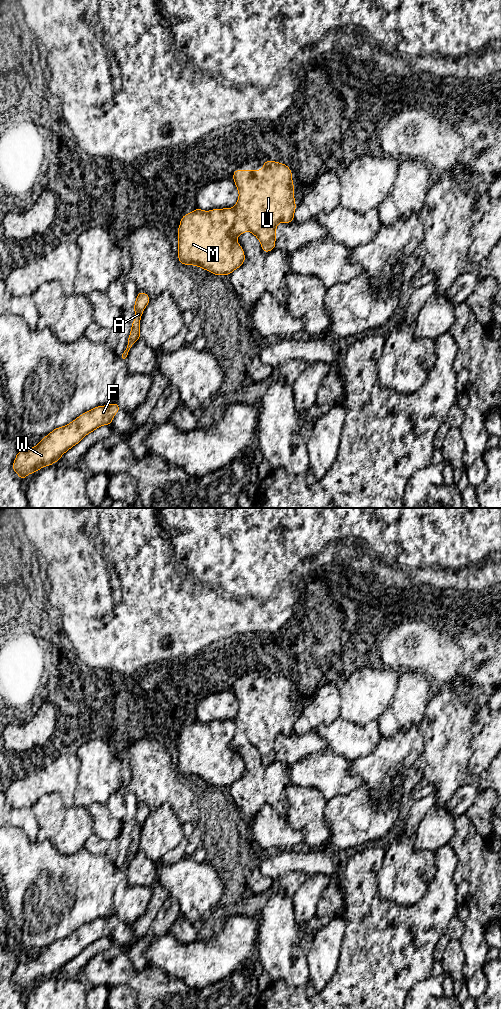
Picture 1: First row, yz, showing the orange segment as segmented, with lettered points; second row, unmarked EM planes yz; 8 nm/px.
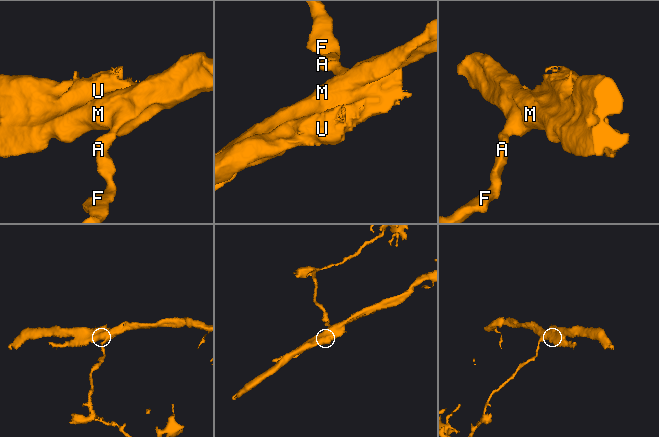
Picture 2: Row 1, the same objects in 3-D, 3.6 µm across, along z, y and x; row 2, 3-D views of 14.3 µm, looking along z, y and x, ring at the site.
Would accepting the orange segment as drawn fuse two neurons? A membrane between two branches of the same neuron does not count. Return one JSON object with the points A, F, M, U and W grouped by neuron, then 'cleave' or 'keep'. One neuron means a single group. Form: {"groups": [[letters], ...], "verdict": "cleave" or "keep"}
{"groups": [["A", "F", "M", "W"], ["U"]], "verdict": "cleave"}

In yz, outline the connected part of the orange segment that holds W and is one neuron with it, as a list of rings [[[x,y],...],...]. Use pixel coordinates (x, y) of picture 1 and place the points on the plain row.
[[[117,915],[97,918],[71,935],[55,940],[40,955],[26,963],[18,963],[13,974],[13,983],[21,993],[31,985],[57,974],[70,960],[78,956],[88,945],[103,937],[110,937],[120,922]]]

